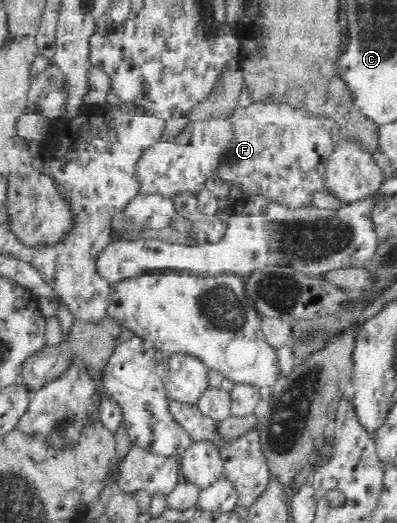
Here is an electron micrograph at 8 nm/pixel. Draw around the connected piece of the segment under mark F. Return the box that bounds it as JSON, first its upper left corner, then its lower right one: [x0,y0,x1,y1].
[136,97,340,209]

